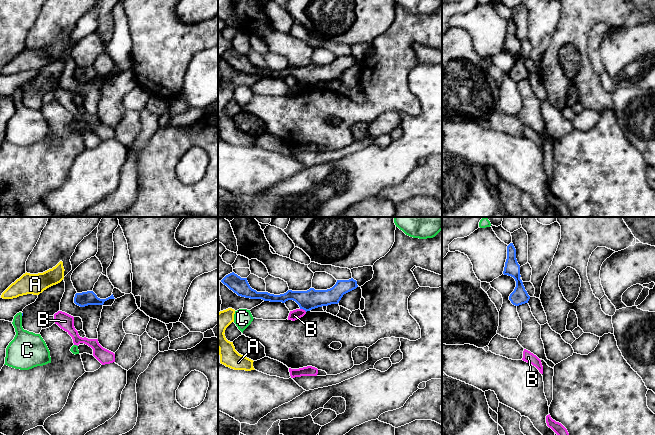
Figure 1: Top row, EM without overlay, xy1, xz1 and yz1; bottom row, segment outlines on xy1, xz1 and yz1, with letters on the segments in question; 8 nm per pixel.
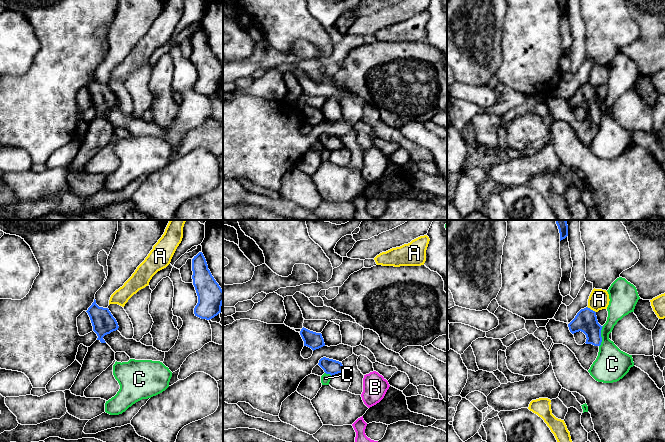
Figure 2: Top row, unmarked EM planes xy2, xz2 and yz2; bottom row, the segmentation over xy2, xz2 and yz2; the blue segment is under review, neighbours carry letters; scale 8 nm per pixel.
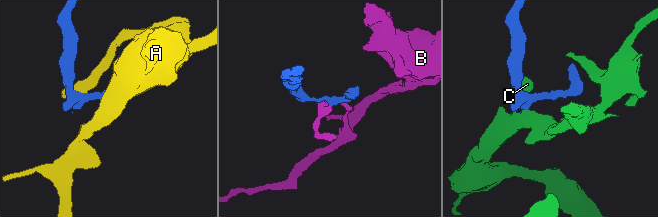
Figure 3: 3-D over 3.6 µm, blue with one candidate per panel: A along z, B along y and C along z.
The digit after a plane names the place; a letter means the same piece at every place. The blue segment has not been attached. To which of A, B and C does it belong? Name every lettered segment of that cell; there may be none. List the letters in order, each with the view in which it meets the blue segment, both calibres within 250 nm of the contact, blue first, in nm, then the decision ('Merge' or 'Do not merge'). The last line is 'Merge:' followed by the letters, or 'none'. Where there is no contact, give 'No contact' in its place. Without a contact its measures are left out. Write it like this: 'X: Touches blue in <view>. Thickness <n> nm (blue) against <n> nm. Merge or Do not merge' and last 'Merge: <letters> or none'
A: Touches blue in yz2. Thickness 180 nm (blue) against 160 nm. Do not merge
B: Touches blue in xz1. Thickness 160 nm (blue) against 80 nm. Do not merge
C: Touches blue in yz2. Thickness 180 nm (blue) against 260 nm. Do not merge
Merge: none

